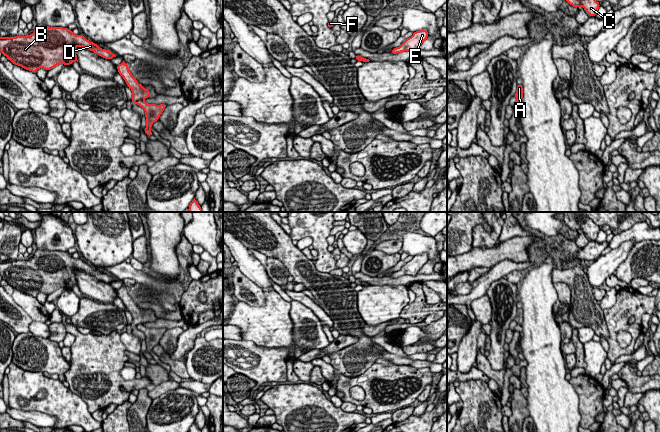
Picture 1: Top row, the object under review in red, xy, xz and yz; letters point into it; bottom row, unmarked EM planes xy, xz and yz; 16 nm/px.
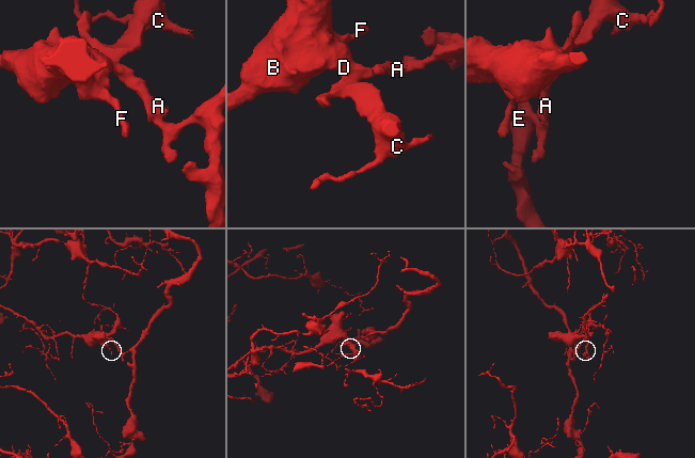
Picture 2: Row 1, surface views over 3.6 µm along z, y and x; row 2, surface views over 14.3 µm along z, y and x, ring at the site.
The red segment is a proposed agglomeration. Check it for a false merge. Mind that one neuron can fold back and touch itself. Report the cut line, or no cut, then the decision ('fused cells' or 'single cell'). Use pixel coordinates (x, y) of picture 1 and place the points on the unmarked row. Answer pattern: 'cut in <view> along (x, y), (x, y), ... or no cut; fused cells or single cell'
cut in xy along (142, 323), (135, 326); fused cells

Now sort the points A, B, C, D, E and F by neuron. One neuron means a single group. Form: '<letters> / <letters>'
A B C D F / E

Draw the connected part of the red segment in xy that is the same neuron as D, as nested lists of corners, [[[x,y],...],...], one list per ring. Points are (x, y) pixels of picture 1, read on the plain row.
[[[37,249],[28,260],[0,261],[2,279],[34,297],[39,292],[49,295],[59,288],[78,286],[76,272],[80,270],[108,284],[116,281],[112,275],[100,272],[82,258],[75,259],[69,252]]]

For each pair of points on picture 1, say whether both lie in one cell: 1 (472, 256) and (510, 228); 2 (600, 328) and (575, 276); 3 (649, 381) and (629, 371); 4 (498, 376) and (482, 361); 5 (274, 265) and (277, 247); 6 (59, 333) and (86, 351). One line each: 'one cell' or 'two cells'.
1: two cells
2: one cell
3: one cell
4: one cell
5: two cells
6: two cells

